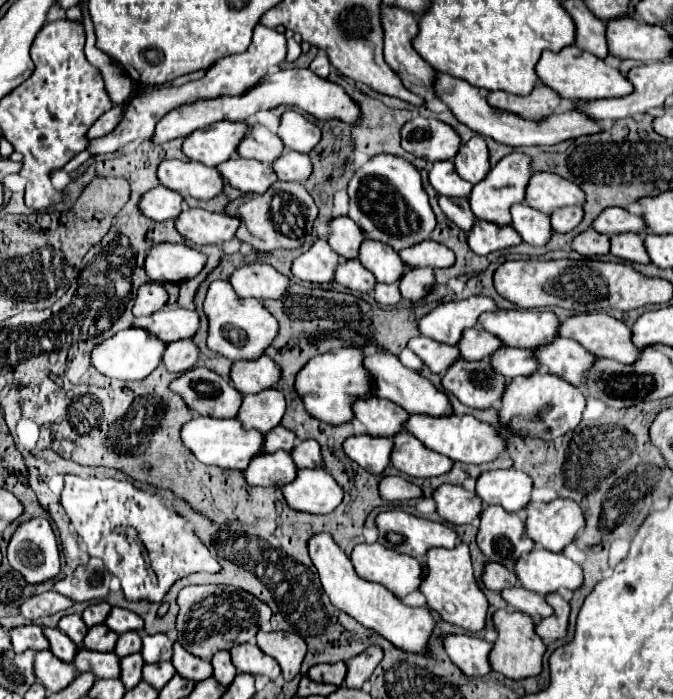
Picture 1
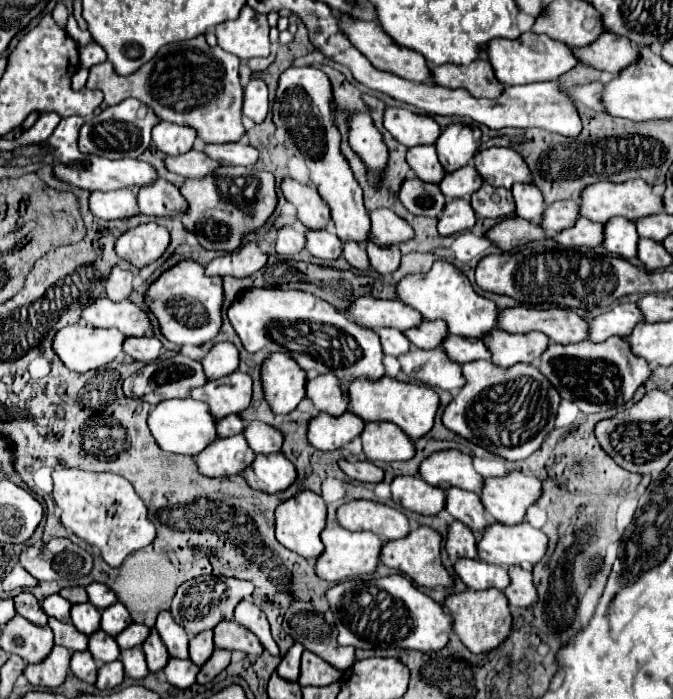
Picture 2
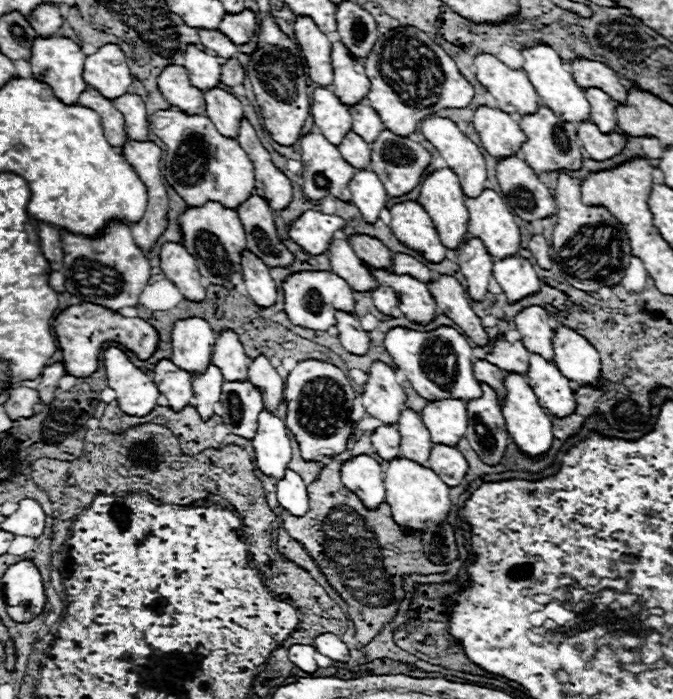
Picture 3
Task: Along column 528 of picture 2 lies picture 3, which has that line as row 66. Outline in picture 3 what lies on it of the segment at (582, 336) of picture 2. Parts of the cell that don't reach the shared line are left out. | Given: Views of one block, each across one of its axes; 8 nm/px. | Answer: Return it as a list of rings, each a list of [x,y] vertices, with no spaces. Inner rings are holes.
[[[304,16],[296,18],[294,34],[308,62],[308,76],[312,78],[312,82],[320,84],[322,88],[328,88],[334,78],[330,64],[330,52],[332,52],[330,40],[326,38],[324,32],[320,32],[320,28],[312,20]]]

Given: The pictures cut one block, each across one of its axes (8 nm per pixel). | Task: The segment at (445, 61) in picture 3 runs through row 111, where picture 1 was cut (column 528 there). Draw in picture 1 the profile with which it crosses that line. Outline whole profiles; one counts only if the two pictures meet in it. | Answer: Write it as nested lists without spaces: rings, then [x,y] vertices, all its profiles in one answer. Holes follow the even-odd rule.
[[[534,372],[530,376],[518,376],[506,382],[498,418],[502,426],[506,426],[512,434],[520,438],[554,440],[578,426],[584,406],[586,406],[586,398],[578,386],[568,384],[564,378],[556,374]]]

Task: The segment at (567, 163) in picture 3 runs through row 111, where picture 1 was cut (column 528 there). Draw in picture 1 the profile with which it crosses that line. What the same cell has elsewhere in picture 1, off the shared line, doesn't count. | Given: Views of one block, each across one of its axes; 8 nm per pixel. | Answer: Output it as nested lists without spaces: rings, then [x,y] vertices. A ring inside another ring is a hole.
[[[486,506],[480,514],[476,542],[482,554],[512,568],[514,558],[530,552],[534,542],[524,534],[524,520],[518,512],[508,512],[500,506]]]

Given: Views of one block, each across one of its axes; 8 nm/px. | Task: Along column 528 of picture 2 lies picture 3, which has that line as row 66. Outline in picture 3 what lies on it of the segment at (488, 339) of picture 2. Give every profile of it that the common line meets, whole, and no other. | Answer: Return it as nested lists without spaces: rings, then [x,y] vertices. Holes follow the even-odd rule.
[[[332,44],[332,68],[334,68],[334,94],[350,108],[362,102],[370,90],[370,80],[364,66],[352,58],[352,54],[340,44]]]

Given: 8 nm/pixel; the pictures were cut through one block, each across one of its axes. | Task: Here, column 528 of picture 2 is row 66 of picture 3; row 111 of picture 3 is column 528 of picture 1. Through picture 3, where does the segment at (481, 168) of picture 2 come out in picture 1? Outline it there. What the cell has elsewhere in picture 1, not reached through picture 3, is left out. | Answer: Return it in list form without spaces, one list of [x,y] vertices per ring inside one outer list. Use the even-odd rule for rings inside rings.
[[[534,172],[528,186],[524,204],[550,214],[560,206],[576,206],[584,204],[584,192],[578,184],[550,172]]]

